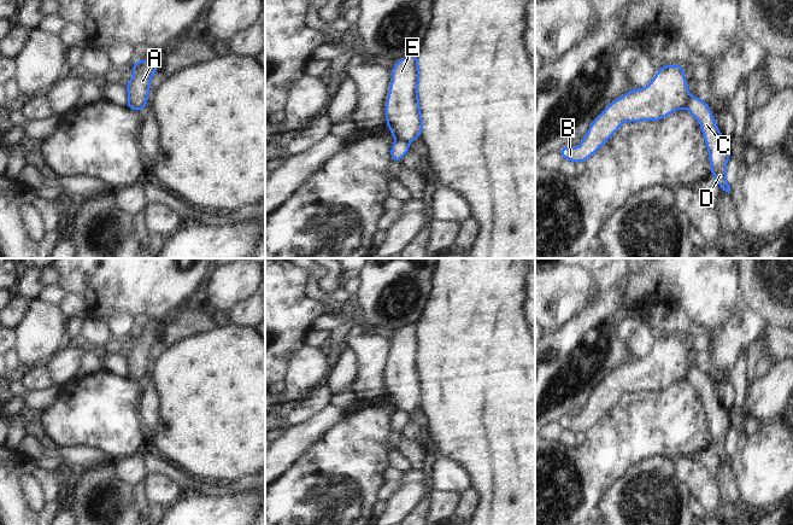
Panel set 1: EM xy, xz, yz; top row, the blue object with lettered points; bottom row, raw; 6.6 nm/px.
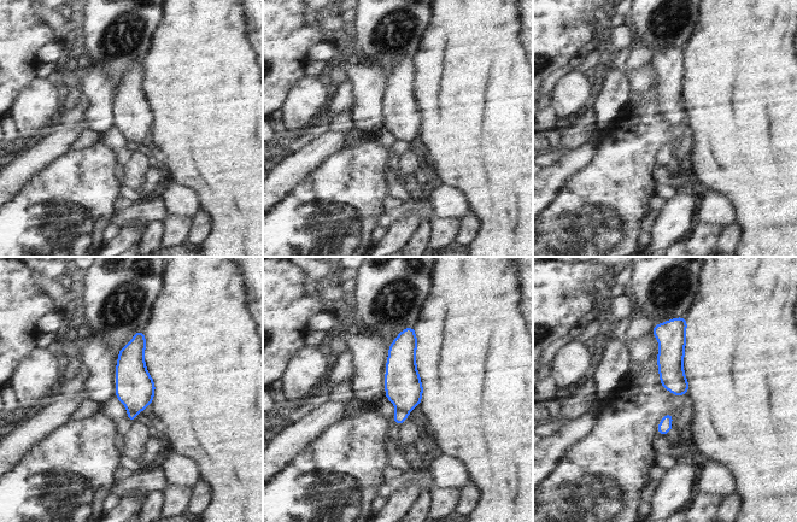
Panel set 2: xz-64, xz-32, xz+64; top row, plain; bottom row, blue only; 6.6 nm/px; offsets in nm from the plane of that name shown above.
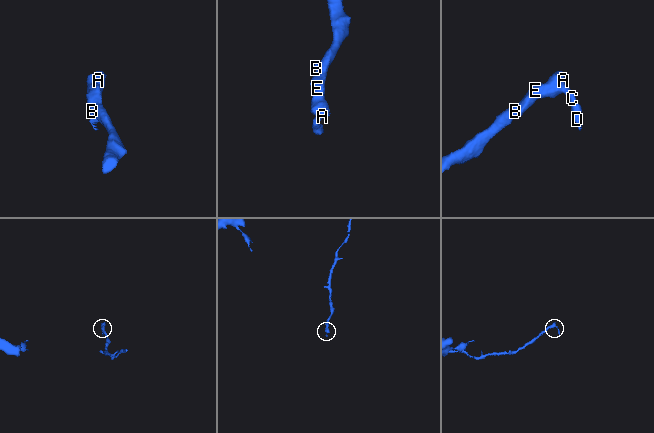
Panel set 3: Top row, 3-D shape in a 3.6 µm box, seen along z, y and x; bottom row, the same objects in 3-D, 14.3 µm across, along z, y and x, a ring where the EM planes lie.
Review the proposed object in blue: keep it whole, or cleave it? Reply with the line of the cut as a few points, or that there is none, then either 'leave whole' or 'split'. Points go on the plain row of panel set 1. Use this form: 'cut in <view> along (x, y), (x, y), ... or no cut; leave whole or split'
cut in xz along (397, 408), (409, 413); split

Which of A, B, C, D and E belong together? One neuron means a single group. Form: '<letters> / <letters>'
A B E / C D

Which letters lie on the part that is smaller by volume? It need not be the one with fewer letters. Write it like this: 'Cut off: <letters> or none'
Cut off: C, D.

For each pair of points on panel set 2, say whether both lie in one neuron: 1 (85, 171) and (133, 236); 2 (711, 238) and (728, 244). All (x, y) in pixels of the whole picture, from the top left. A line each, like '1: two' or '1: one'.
1: two
2: two

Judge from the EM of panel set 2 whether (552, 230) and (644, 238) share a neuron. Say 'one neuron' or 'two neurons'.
two neurons

